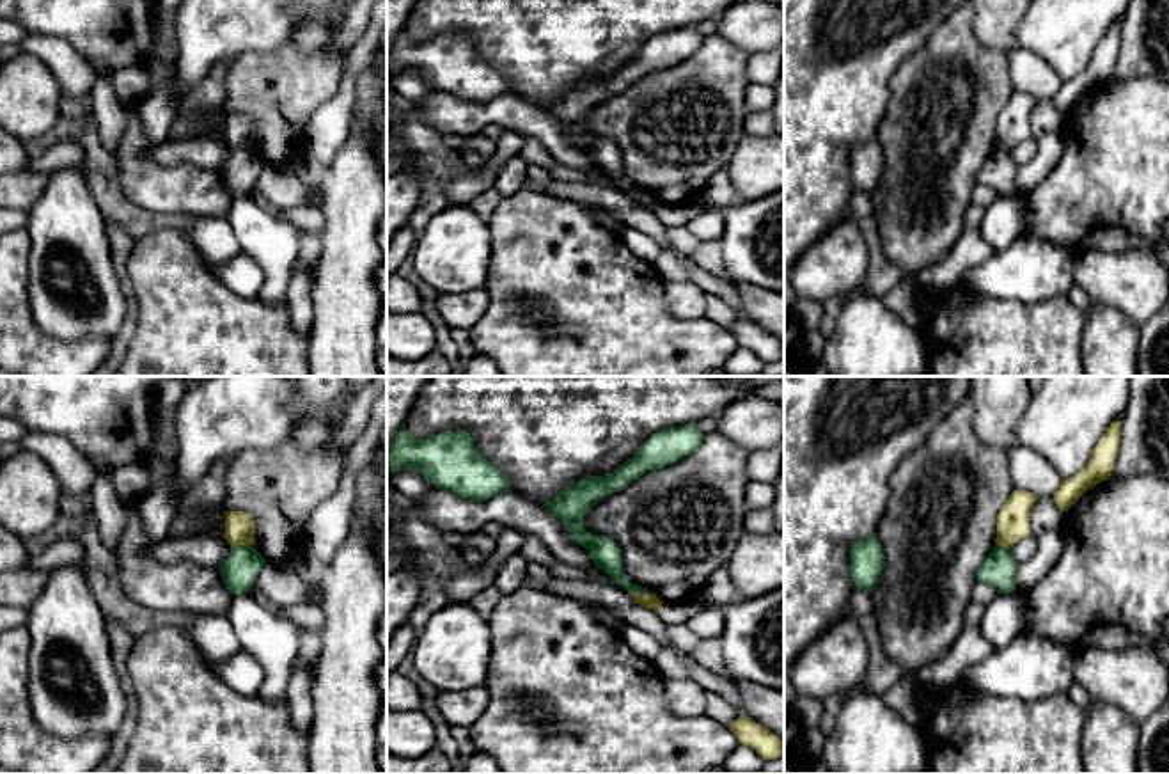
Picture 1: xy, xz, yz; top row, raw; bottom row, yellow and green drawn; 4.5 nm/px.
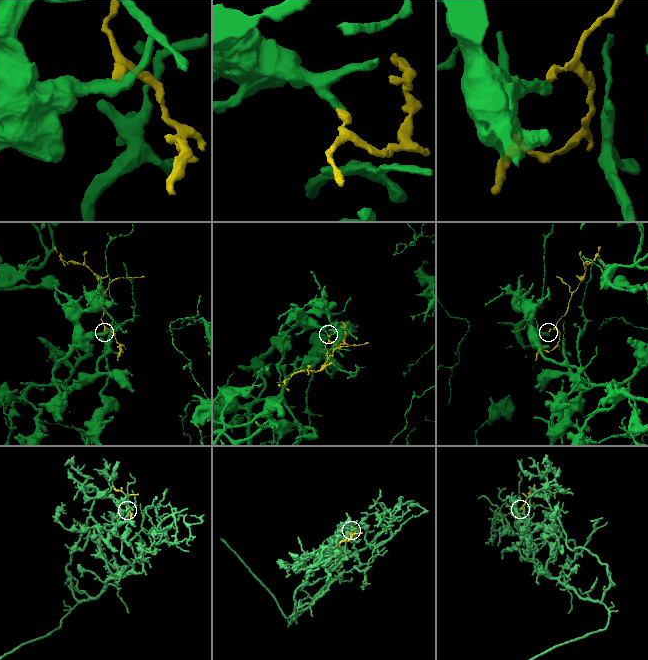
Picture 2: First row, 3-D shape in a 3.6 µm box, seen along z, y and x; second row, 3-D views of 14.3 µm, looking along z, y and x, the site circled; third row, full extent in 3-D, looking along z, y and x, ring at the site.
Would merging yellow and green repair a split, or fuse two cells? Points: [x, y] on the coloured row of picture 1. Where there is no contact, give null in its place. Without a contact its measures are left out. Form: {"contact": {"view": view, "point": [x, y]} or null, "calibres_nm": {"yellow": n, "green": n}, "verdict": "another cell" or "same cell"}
{"contact": {"view": "xy", "point": [242, 544]}, "calibres_nm": {"yellow": 130, "green": 160}, "verdict": "another cell"}

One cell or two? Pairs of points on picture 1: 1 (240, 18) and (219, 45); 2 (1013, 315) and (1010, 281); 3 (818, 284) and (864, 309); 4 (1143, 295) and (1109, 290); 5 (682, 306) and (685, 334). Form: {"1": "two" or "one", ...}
{"1": "one", "2": "two", "3": "two", "4": "one", "5": "two"}

